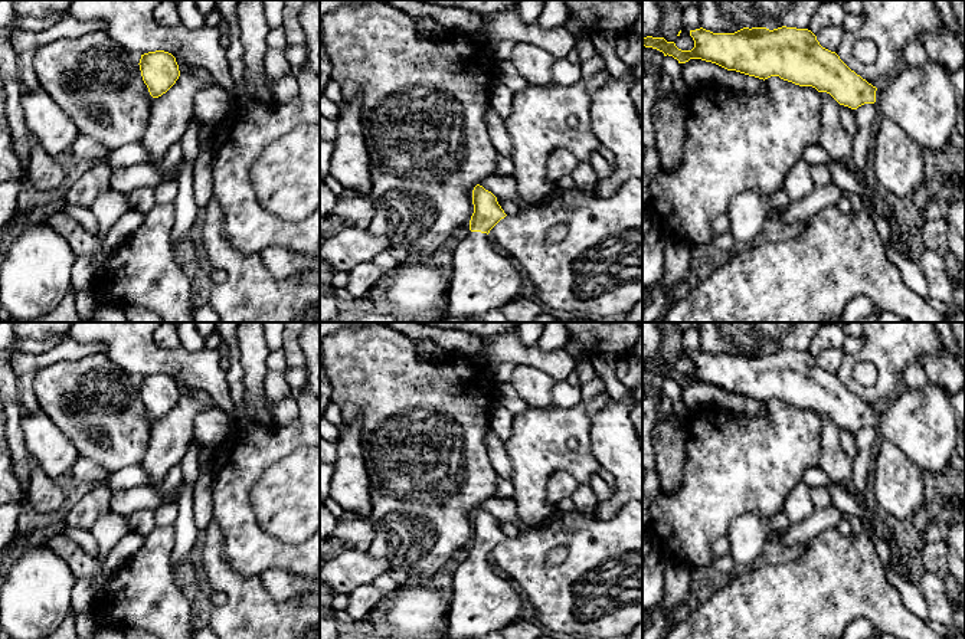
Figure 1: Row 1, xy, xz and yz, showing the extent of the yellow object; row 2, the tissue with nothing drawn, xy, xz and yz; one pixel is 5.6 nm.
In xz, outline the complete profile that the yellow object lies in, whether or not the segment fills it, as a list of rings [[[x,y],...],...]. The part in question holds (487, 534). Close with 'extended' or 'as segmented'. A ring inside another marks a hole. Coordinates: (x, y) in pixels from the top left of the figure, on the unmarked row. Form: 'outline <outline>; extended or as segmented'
outline [[[477,507],[472,512],[474,535],[470,556],[459,563],[452,576],[452,602],[448,612],[448,639],[470,639],[493,632],[500,633],[506,626],[523,619],[523,600],[513,589],[513,581],[500,577],[490,563],[490,553],[507,537],[497,520]]]; extended

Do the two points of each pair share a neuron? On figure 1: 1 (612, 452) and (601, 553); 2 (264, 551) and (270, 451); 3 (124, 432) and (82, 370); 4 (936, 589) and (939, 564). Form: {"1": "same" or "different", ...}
{"1": "different", "2": "same", "3": "same", "4": "different"}

